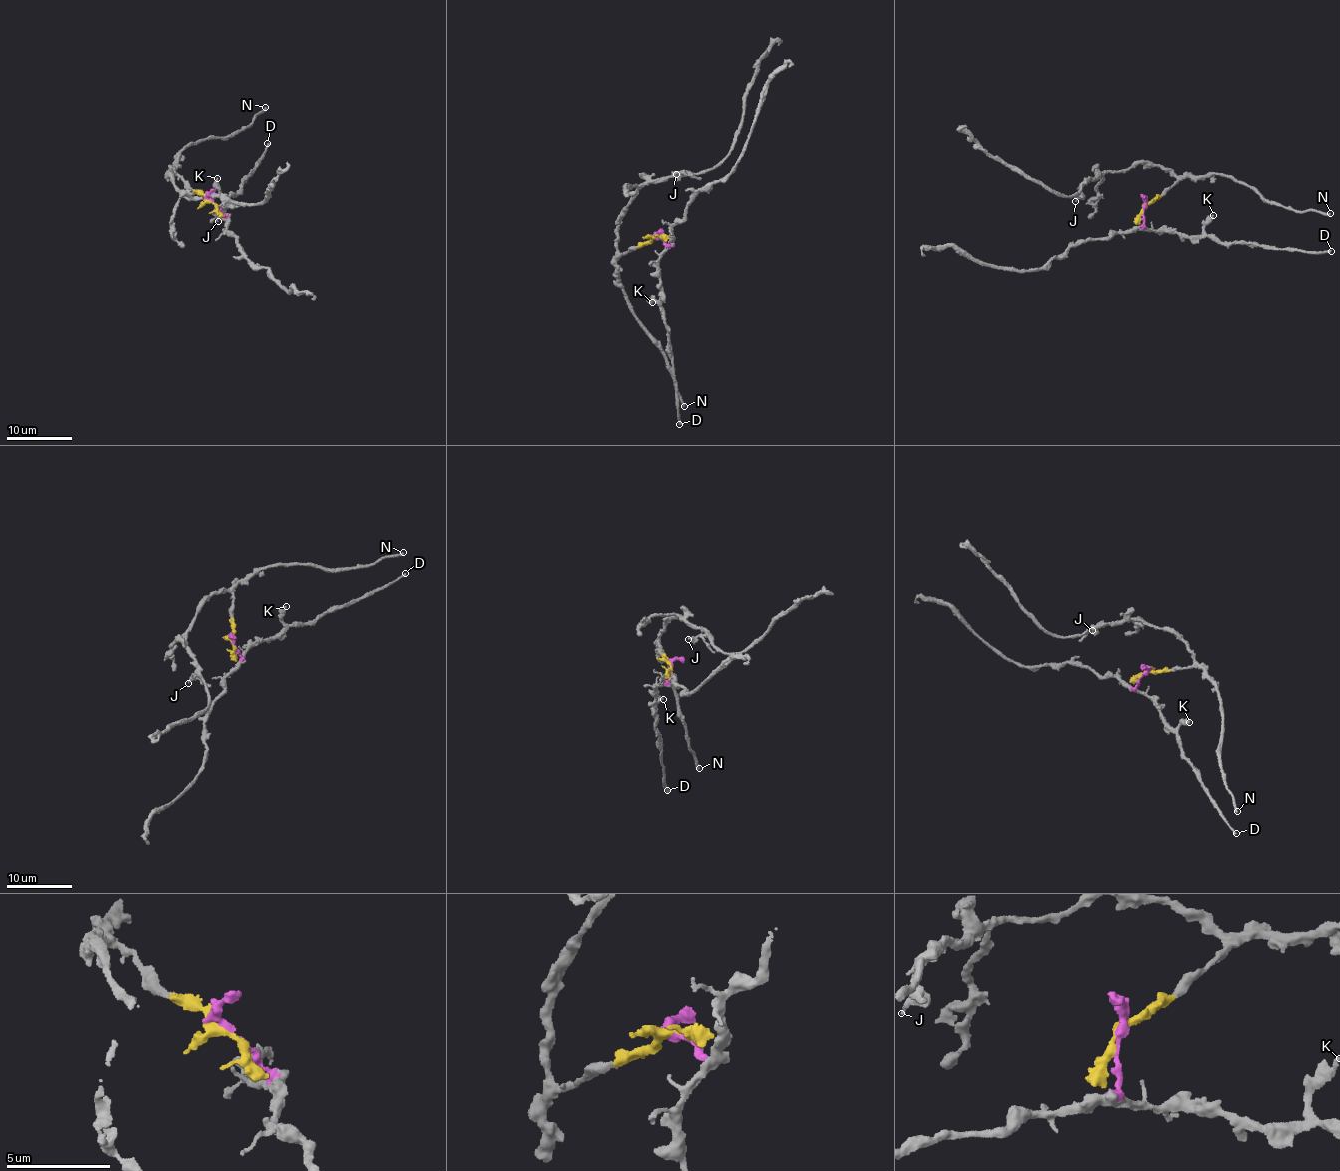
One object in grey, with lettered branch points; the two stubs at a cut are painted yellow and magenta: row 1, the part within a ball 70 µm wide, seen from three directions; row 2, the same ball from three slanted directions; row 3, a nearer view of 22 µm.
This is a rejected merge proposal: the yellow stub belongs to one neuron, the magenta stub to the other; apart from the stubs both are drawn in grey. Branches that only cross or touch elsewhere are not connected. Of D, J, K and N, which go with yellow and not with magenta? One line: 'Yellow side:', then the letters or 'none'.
Yellow side: J, N

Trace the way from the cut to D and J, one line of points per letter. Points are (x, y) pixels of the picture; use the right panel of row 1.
D: (1143, 207), (1142, 217), (1146, 226), (1159, 231), (1216, 237), (1221, 241), (1331, 250)
J: (1143, 207), (1165, 193), (1177, 180), (1174, 175), (1157, 166), (1133, 164), (1126, 170), (1086, 181), (1076, 201)

